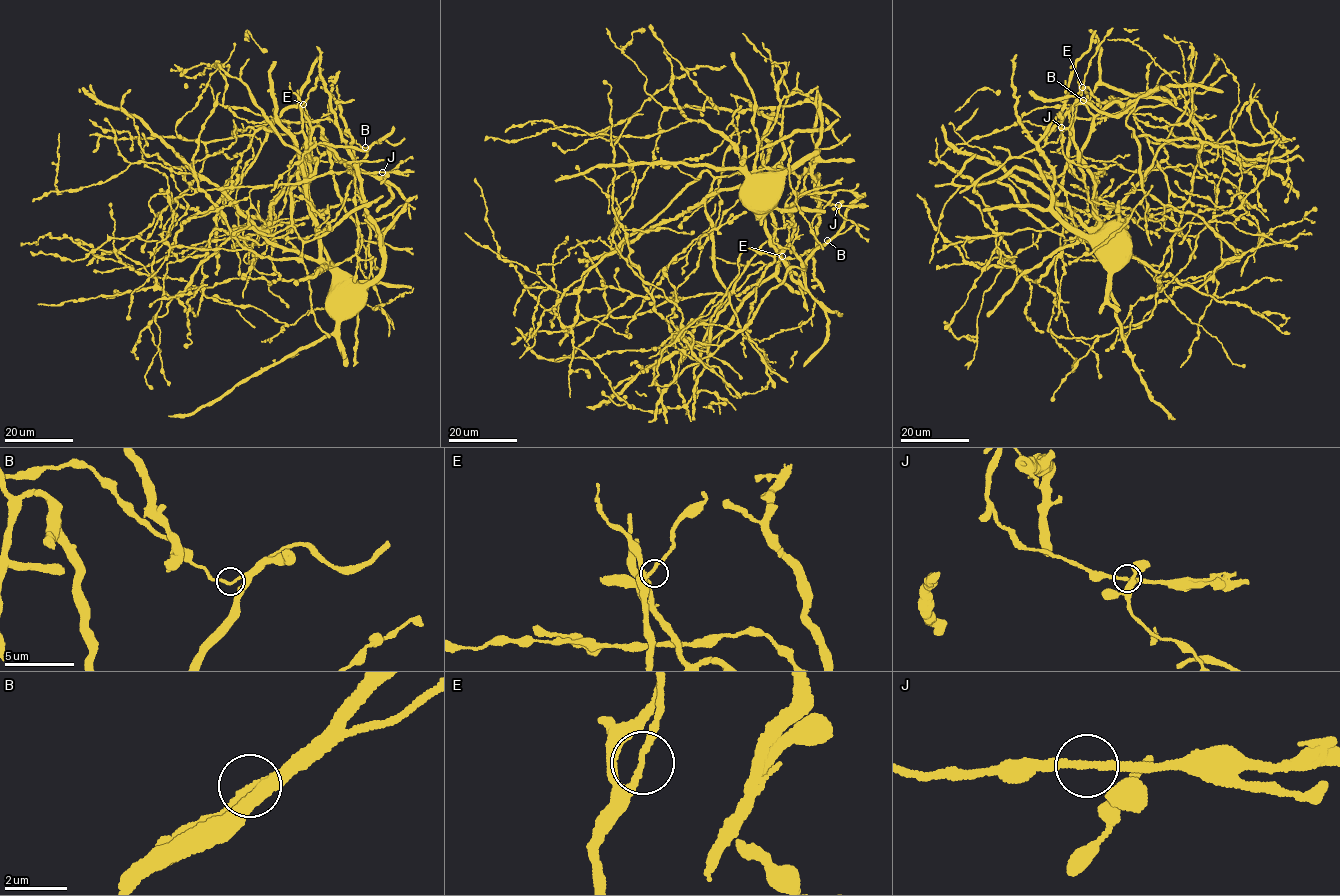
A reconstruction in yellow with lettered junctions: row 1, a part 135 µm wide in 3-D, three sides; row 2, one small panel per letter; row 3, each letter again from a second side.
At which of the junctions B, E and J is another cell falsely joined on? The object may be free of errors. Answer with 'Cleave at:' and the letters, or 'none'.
Cleave at: none

